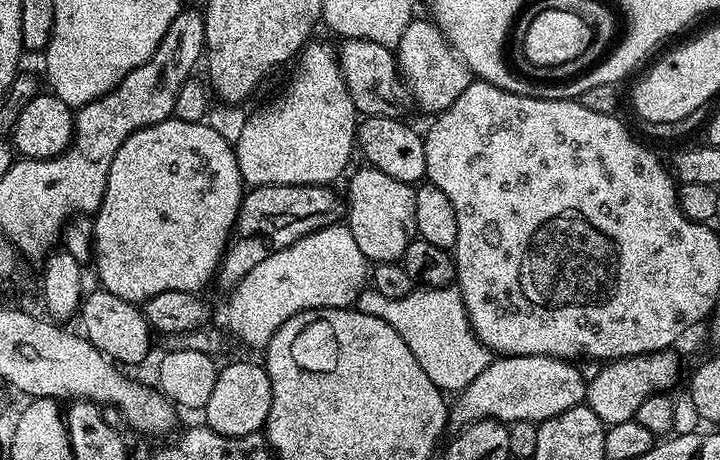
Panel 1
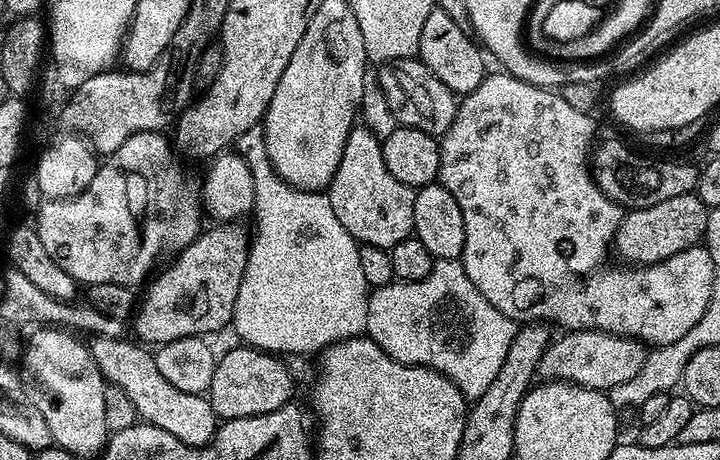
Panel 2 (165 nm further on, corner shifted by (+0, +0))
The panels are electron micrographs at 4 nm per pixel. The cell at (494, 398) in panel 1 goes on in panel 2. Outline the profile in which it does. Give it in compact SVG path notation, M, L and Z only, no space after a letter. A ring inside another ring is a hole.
M597 328L568 330L557 335L542 354L538 376L544 382L564 380L568 384L607 393L608 388L623 389L642 366L645 355L645 345L630 336L615 336Z

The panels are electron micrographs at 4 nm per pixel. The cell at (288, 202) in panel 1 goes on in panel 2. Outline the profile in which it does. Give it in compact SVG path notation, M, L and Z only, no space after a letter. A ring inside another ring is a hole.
M216 222L211 226L183 248L169 268L161 267L143 289L144 296L142 292L134 313L137 341L159 346L187 336L204 338L207 332L220 332L231 325L238 286L242 286L242 274L246 272L250 232L240 222Z

